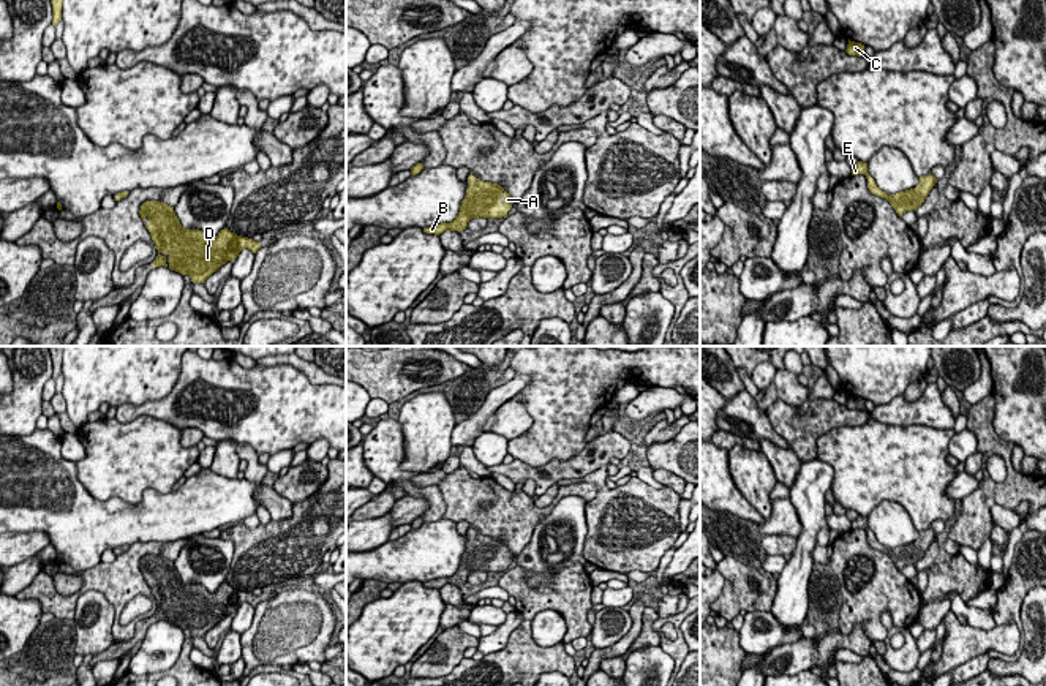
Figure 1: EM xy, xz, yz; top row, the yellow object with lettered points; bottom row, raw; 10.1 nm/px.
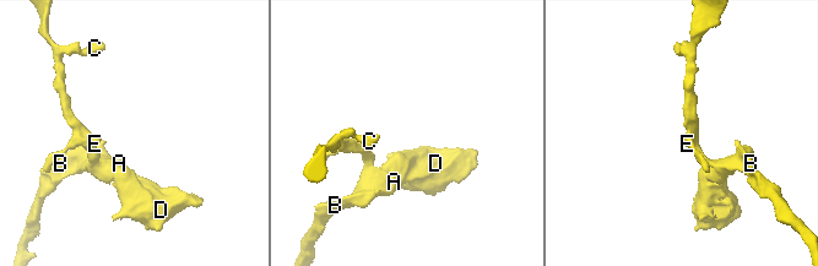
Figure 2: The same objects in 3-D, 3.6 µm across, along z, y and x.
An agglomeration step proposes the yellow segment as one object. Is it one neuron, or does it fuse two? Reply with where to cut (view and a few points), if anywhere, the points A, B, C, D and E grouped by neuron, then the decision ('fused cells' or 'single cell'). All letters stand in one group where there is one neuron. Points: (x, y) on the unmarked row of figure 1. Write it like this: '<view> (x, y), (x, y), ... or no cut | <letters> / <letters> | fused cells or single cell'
no cut | A B C D E | single cell

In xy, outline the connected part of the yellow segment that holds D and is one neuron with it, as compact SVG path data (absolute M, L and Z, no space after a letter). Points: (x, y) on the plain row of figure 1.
M145 555L139 569L149 575L149 583L156 613L152 621L169 621L182 629L188 629L193 637L204 637L228 615L234 615L243 602L256 607L261 596L237 590L228 582L221 583L213 593L199 583L185 583L174 561L160 555Z

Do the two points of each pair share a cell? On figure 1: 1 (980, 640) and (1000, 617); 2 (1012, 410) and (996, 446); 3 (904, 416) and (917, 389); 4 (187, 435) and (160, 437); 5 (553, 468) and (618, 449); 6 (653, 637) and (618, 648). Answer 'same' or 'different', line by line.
1: different
2: different
3: different
4: different
5: same
6: different

